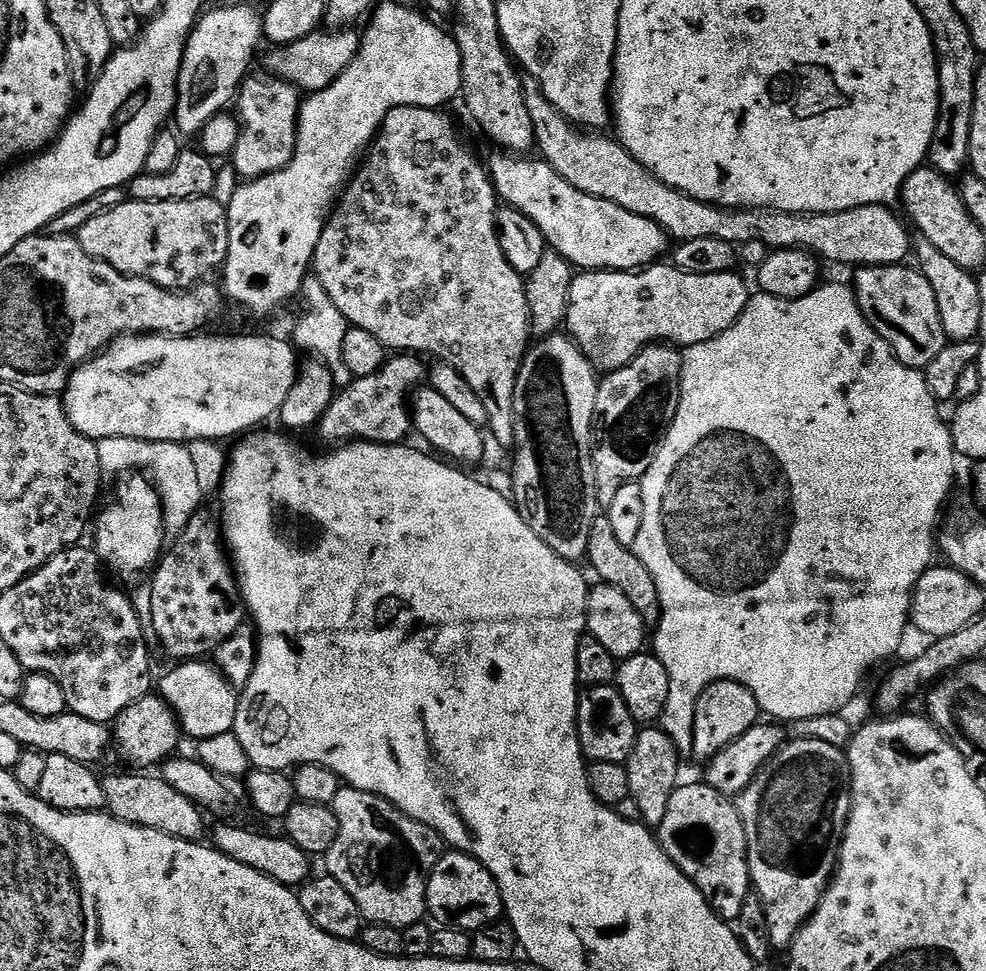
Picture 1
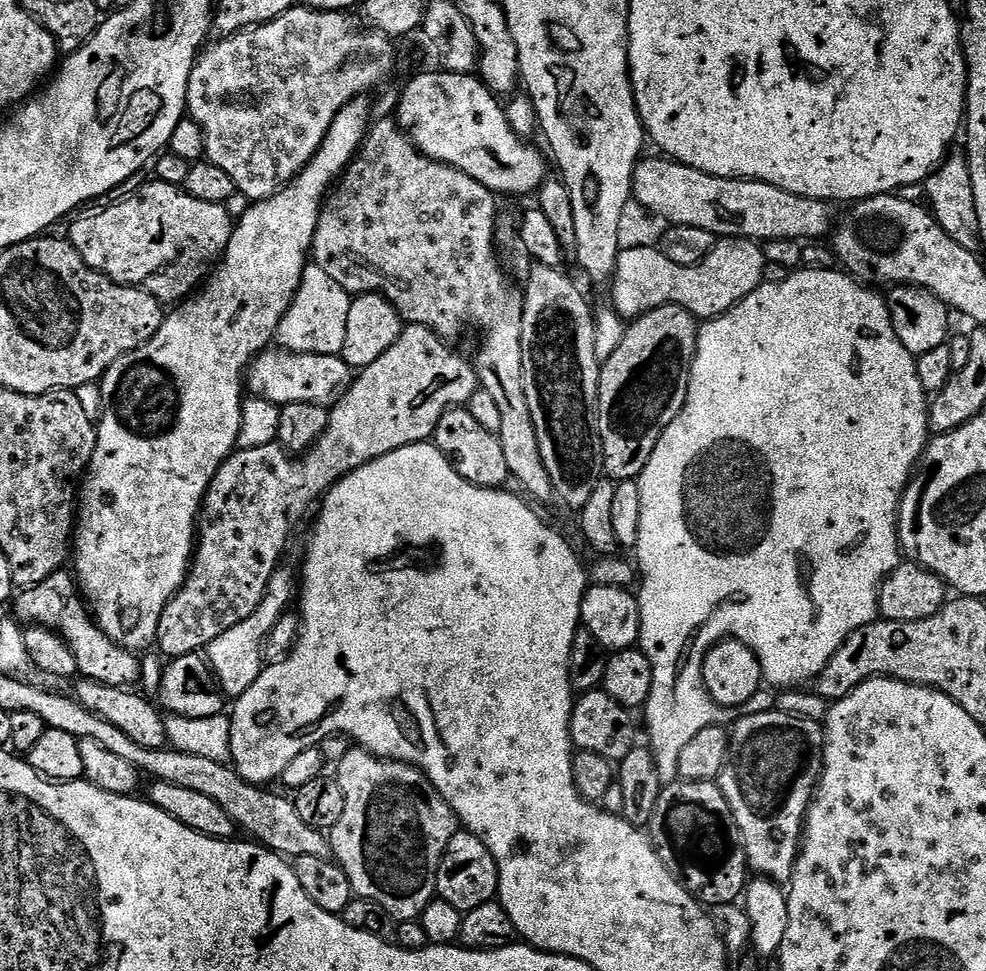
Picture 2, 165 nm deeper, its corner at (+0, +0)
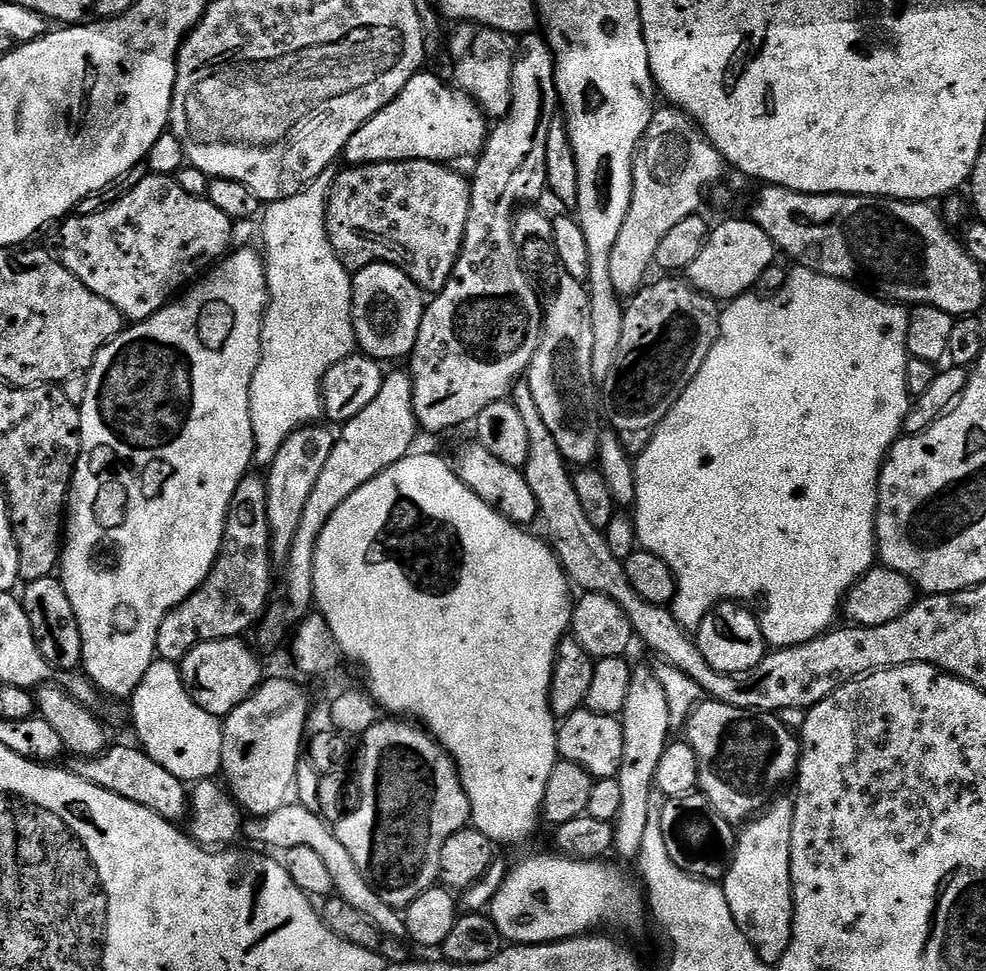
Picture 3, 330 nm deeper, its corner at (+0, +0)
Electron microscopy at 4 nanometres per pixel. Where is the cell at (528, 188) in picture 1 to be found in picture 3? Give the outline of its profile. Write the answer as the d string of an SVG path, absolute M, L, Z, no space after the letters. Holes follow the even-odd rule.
M429 70L416 72L406 86L374 118L370 118L346 142L342 153L349 165L381 164L399 160L456 162L463 156L475 157L484 147L490 131L485 112L472 97L443 84Z

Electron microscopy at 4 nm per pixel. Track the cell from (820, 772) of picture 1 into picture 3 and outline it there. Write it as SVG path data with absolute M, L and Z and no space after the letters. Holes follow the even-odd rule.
M711 698L697 703L692 711L687 713L686 742L696 755L696 778L699 791L706 799L712 801L712 807L725 820L744 822L765 807L766 799L764 800L763 794L752 792L752 788L776 788L783 780L791 781L795 777L796 767L800 764L800 742L797 733L793 729L791 732L780 719L779 715L770 712L754 712L750 708L735 708Z

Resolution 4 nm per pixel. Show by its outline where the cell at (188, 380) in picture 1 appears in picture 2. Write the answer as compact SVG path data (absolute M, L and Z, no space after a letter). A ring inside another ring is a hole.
M265 350L252 362L246 373L247 391L253 397L269 400L283 406L294 402L331 406L344 395L354 379L353 369L348 367L343 355L316 356L314 353L295 355L289 351Z

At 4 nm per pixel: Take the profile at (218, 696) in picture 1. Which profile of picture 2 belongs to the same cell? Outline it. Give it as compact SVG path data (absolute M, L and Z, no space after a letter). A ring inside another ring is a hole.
M277 567L276 573L270 578L268 592L262 598L258 610L250 614L238 626L230 626L226 634L218 634L214 642L210 642L206 649L206 659L208 667L212 670L212 675L218 685L219 691L228 698L239 698L254 686L254 682L260 677L262 663L266 656L266 645L268 635L278 626L278 622L285 619L288 603L294 600L294 585L298 580L298 572L292 568Z

